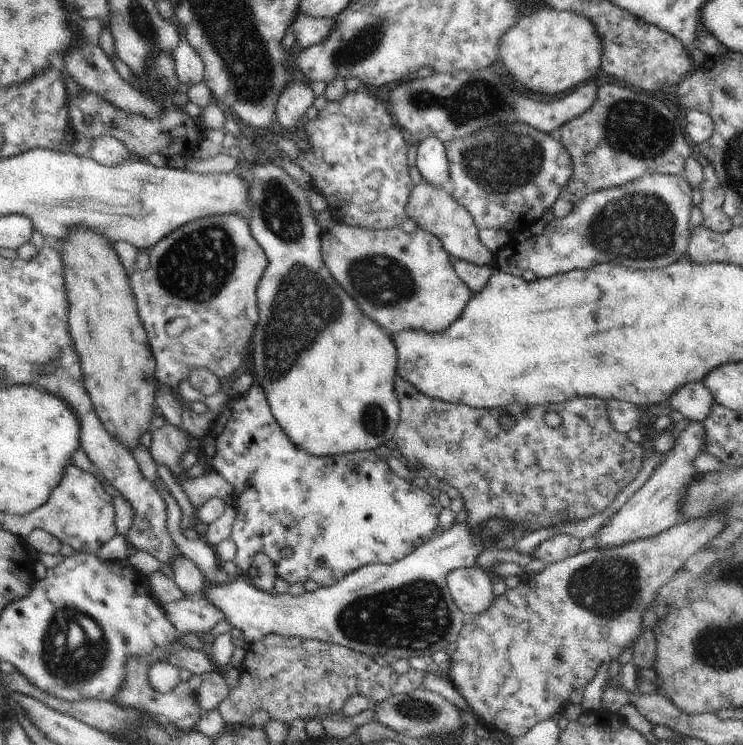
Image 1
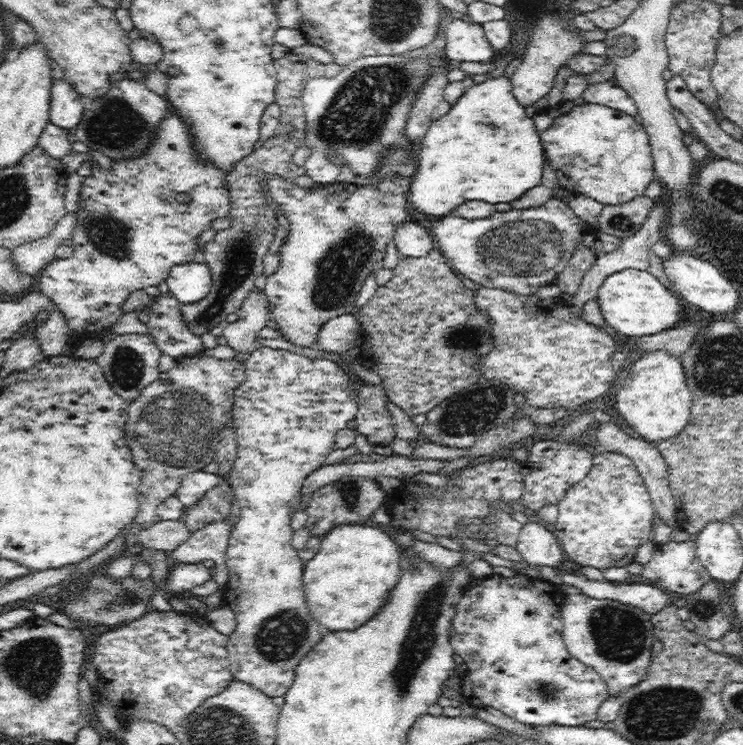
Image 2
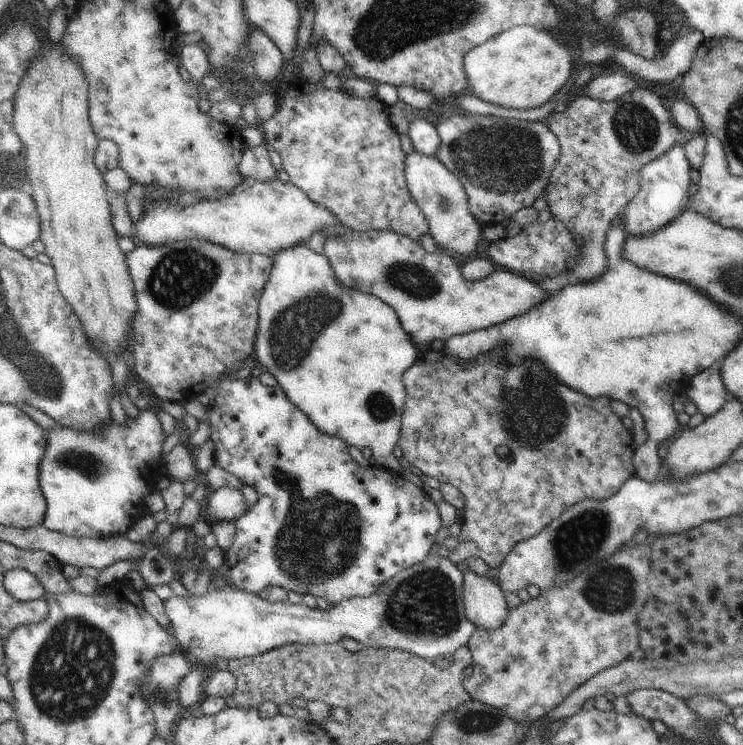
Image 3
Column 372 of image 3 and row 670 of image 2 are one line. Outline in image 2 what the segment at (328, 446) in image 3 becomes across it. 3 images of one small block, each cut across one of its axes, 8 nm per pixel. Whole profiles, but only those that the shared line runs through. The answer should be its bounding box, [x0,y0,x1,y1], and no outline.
[451,573,608,727]

